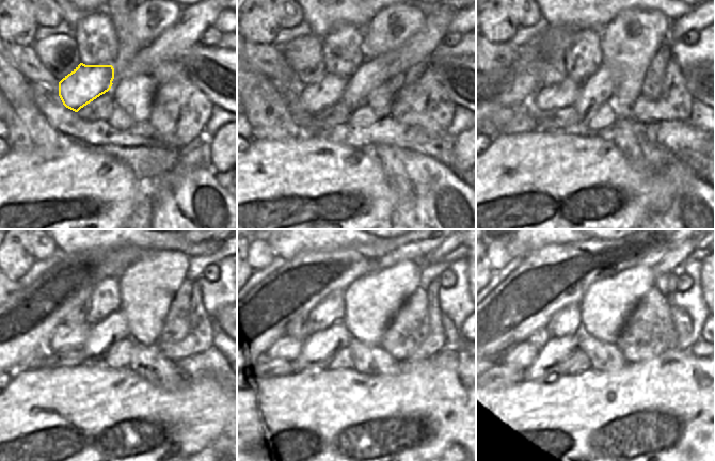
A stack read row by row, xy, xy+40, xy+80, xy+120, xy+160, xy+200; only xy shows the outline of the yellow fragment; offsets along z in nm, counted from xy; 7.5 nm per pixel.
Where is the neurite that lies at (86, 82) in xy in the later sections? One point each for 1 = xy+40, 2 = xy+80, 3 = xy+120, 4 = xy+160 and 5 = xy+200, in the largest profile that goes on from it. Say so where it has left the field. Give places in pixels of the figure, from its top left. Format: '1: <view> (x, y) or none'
1: xy+40 (329, 90)
2: xy+80 (547, 97)
3: xy+120 (66, 336)
4: xy+160 (288, 348)
5: xy+200 (522, 355)

